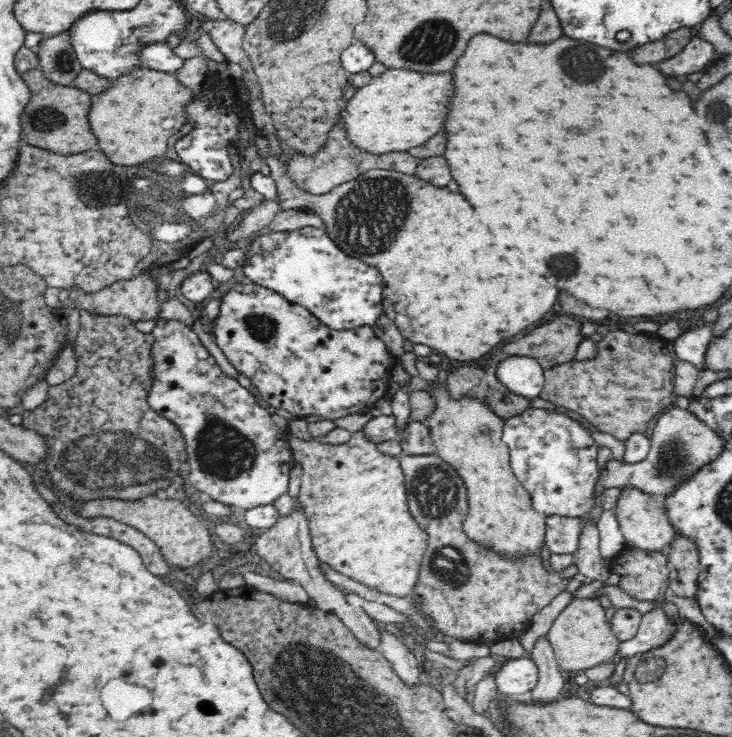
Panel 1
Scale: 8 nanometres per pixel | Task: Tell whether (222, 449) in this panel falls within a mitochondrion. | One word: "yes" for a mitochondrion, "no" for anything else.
yes

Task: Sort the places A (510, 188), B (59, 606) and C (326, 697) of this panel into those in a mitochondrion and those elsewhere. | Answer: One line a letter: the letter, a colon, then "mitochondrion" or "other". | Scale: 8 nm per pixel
A: other
B: other
C: mitochondrion

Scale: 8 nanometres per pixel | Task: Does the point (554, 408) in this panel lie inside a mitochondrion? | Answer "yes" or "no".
no

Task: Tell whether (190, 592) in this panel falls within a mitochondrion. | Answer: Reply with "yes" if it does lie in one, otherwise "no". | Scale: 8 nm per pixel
no

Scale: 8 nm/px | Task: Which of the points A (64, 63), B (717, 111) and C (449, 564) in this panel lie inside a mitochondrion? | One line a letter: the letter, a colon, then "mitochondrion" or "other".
A: mitochondrion
B: mitochondrion
C: mitochondrion

